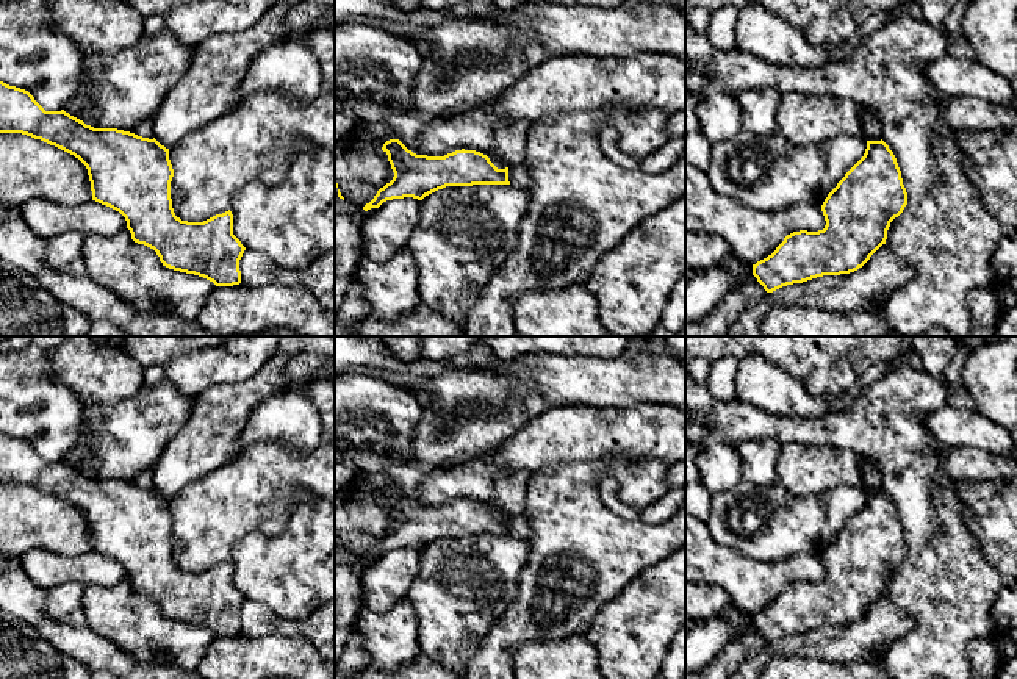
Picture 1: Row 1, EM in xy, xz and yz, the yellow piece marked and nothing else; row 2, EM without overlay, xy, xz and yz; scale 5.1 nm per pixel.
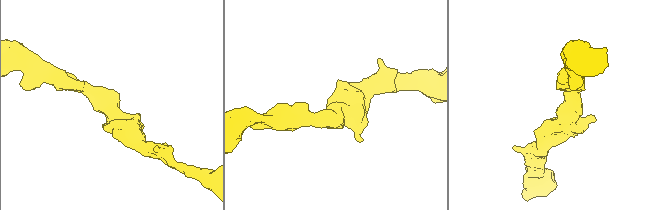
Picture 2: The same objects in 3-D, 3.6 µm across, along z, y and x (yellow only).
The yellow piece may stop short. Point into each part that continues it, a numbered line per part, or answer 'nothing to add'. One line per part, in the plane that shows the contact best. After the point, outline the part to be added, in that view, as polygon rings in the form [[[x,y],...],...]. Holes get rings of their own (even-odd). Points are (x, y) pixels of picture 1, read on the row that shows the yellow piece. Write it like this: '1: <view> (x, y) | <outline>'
nothing to add

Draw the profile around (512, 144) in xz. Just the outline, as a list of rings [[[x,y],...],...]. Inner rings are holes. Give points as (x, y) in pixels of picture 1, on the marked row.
[[[523,120],[512,124],[501,122],[496,127],[498,153],[505,160],[507,166],[516,166],[524,161],[527,141],[527,125]]]

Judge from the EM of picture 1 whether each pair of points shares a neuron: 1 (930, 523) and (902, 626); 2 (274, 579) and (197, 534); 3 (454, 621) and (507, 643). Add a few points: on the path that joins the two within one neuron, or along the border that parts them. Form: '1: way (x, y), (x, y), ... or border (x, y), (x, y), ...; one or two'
1: border (886, 593), (914, 621), (914, 626), (892, 643); two
2: border (263, 534), (241, 537), (232, 546), (229, 559); two
3: border (510, 606), (467, 662); two

